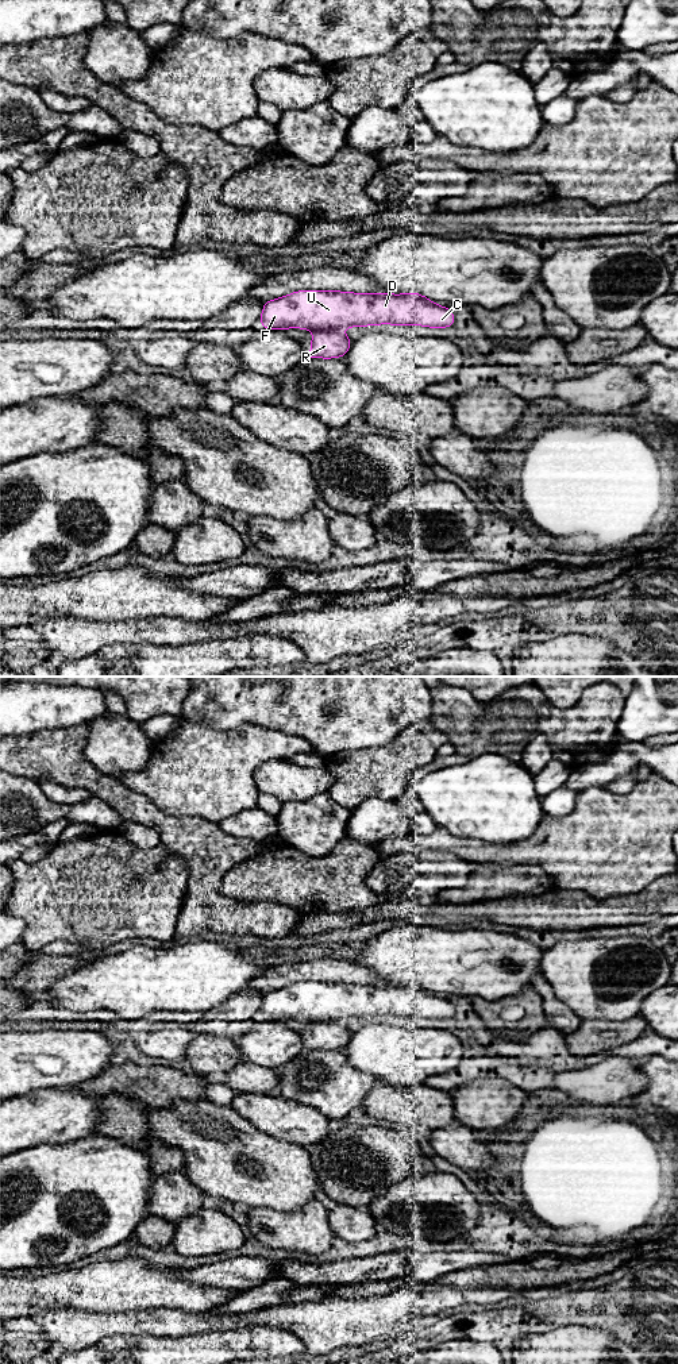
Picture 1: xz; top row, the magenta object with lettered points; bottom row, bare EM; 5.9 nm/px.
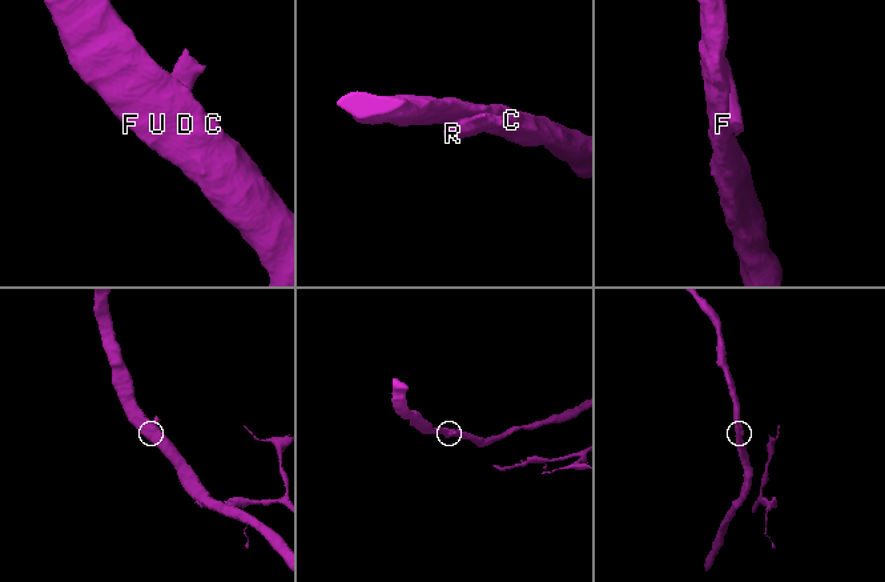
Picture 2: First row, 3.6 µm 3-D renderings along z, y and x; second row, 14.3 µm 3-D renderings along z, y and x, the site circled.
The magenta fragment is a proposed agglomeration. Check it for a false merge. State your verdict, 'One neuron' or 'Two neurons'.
Two neurons

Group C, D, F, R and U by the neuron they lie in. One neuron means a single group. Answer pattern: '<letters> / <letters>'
C D F U / R

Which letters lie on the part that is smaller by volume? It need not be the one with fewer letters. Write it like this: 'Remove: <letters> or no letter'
Remove: R

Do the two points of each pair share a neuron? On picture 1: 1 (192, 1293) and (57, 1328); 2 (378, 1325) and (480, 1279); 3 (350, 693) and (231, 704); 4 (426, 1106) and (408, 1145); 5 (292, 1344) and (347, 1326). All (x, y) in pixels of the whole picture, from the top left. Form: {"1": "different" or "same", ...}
{"1": "different", "2": "different", "3": "same", "4": "different", "5": "different"}

